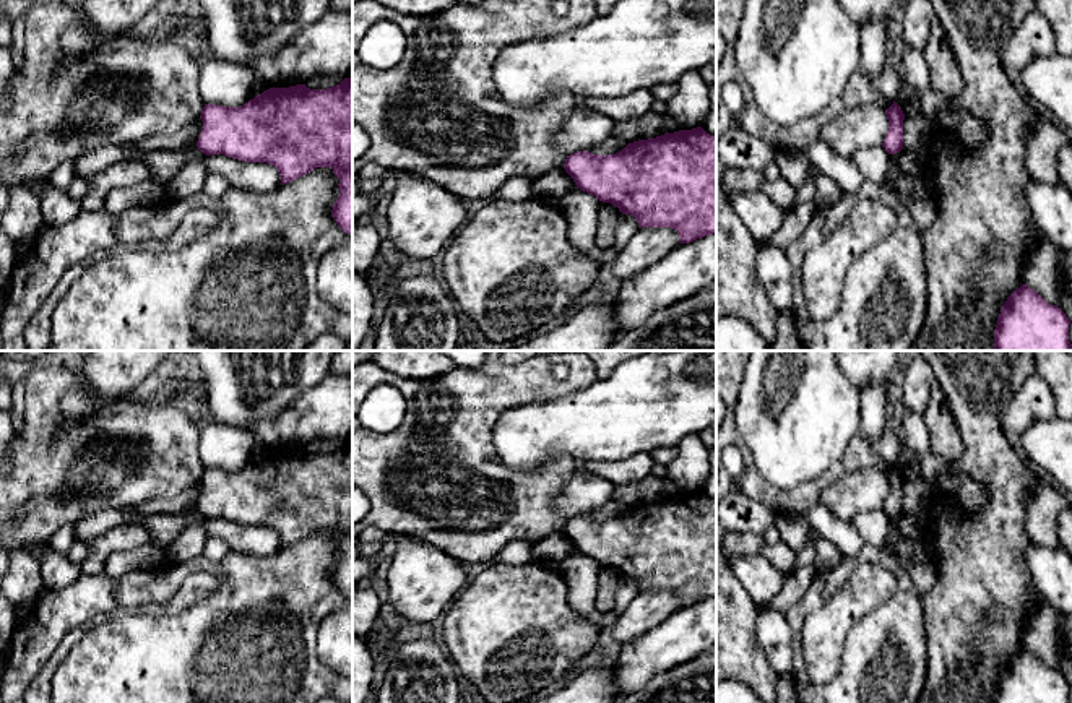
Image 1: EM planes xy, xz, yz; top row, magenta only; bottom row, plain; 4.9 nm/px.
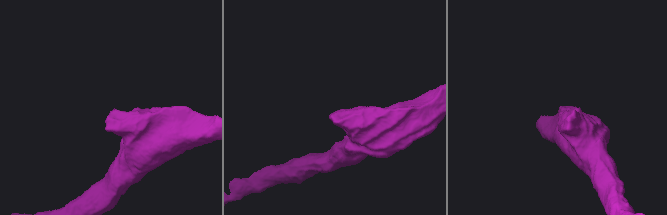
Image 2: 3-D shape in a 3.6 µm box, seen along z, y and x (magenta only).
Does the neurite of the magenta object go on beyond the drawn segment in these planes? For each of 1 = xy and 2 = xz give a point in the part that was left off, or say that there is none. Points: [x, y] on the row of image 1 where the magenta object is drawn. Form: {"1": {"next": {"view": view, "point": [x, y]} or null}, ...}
{"1": {"next": null}, "2": {"next": null}}

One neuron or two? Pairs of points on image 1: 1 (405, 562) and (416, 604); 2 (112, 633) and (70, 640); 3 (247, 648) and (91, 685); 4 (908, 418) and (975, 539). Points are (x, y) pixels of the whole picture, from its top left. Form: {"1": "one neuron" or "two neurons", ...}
{"1": "one neuron", "2": "two neurons", "3": "one neuron", "4": "two neurons"}

